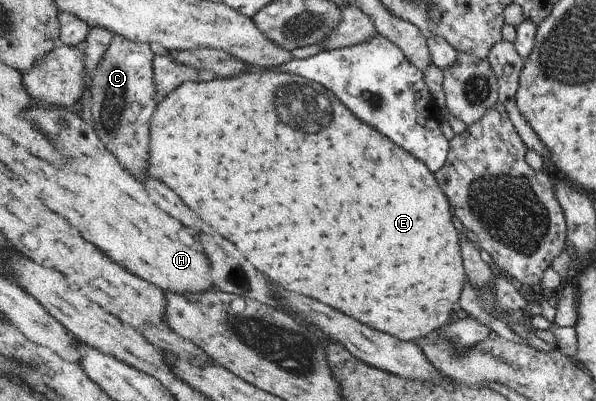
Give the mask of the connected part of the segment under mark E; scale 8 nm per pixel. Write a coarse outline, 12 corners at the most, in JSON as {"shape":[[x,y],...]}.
{"shape":[[278,69],[160,101],[151,175],[416,342],[466,276],[424,162]]}

